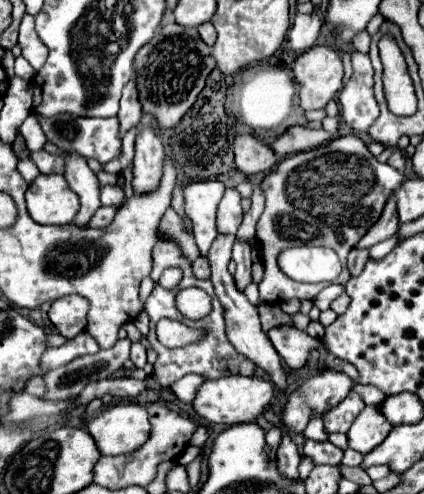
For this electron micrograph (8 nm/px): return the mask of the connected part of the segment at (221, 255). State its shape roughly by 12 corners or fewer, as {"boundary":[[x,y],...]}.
{"boundary":[[220,234],[208,260],[232,346],[278,390],[286,372],[260,328],[258,308],[236,288],[228,262],[232,234]]}

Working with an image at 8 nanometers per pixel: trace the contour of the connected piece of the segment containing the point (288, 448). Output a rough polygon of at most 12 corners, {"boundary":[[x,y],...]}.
{"boundary":[[290,434],[282,436],[276,456],[280,472],[298,478],[300,454]]}

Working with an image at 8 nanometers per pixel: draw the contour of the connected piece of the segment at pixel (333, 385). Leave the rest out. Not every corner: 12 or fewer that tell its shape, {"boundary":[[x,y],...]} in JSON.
{"boundary":[[324,370],[290,394],[282,424],[304,432],[350,392],[344,372]]}

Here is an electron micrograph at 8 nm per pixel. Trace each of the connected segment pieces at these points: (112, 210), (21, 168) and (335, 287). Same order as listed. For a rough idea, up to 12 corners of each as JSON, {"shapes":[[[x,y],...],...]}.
{"shapes":[[[102,206],[88,226],[108,228],[112,224],[116,206]],[[30,158],[18,162],[18,172],[32,182],[40,172]],[[330,284],[316,296],[314,306],[328,310],[344,292],[342,284]]]}

